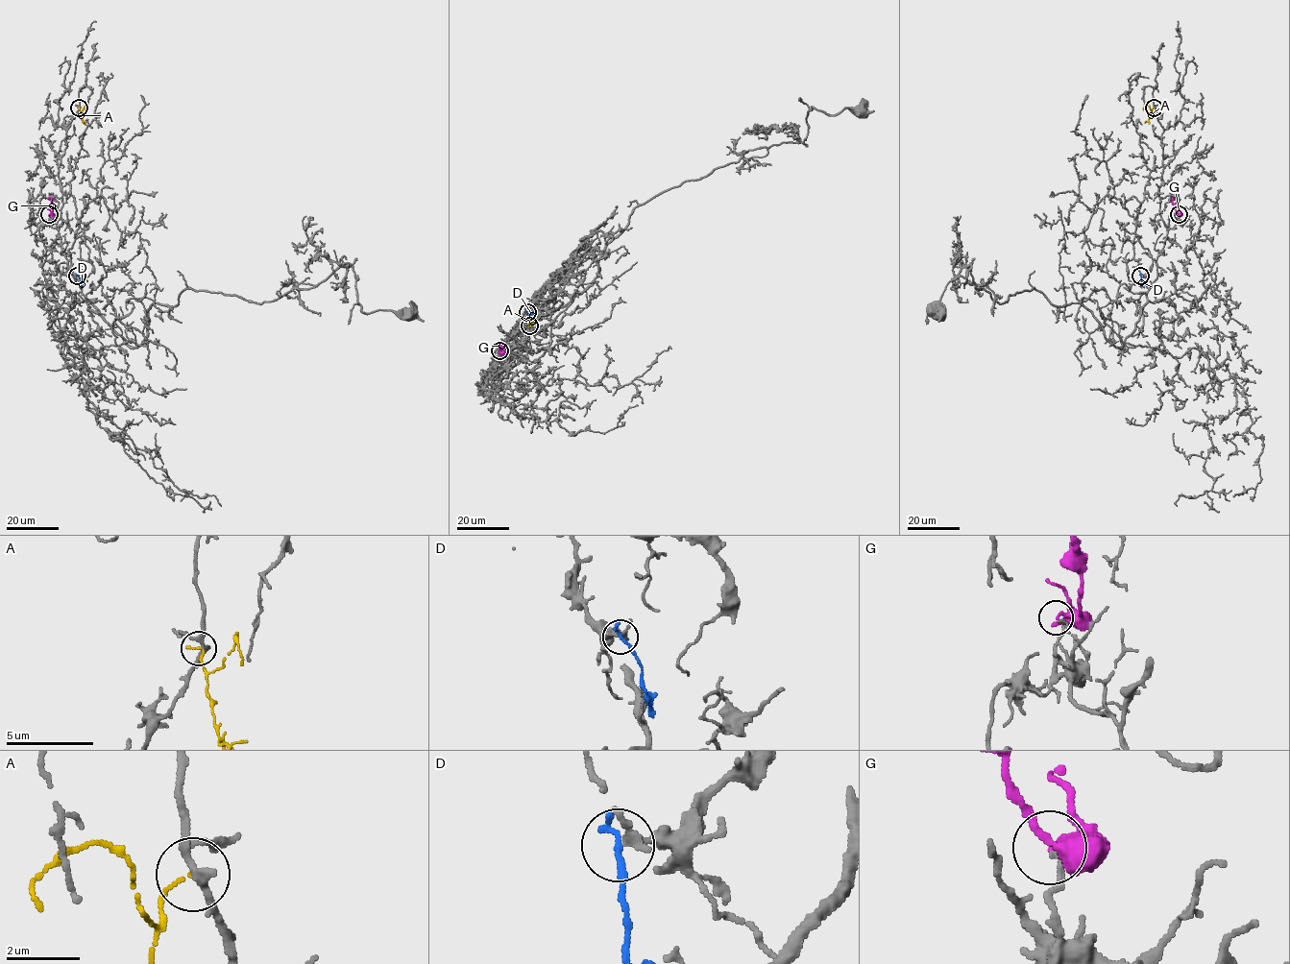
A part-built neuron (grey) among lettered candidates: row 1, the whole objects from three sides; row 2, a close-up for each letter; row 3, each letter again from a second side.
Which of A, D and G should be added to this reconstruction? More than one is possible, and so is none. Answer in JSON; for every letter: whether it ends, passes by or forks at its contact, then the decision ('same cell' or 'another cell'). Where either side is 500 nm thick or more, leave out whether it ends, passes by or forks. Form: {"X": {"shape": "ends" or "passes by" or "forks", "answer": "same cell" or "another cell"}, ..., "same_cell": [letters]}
{"A": {"shape": "ends", "answer": "another cell"}, "D": {"shape": "ends", "answer": "another cell"}, "G": {"shape": "ends", "answer": "another cell"}, "same_cell": []}

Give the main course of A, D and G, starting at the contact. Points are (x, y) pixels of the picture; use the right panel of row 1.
A: (1154, 108), (1145, 121)
D: (1141, 276), (1144, 287)
G: (1179, 214), (1173, 197)

